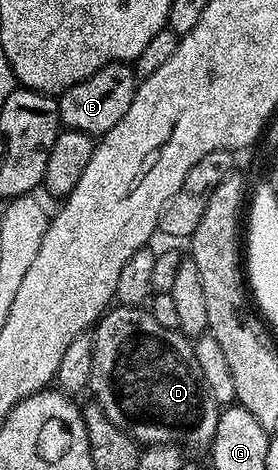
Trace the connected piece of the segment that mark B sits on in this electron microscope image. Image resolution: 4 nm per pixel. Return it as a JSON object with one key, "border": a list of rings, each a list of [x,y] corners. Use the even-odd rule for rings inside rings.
{"border":[[[113,61],[111,65],[105,65],[103,69],[96,71],[96,75],[68,87],[57,98],[59,122],[68,129],[84,131],[91,135],[104,134],[112,127],[116,127],[116,123],[120,123],[120,119],[124,119],[124,111],[128,111],[128,107],[132,107],[132,99],[136,95],[139,84],[139,78],[135,77],[133,68],[129,64]]]}

